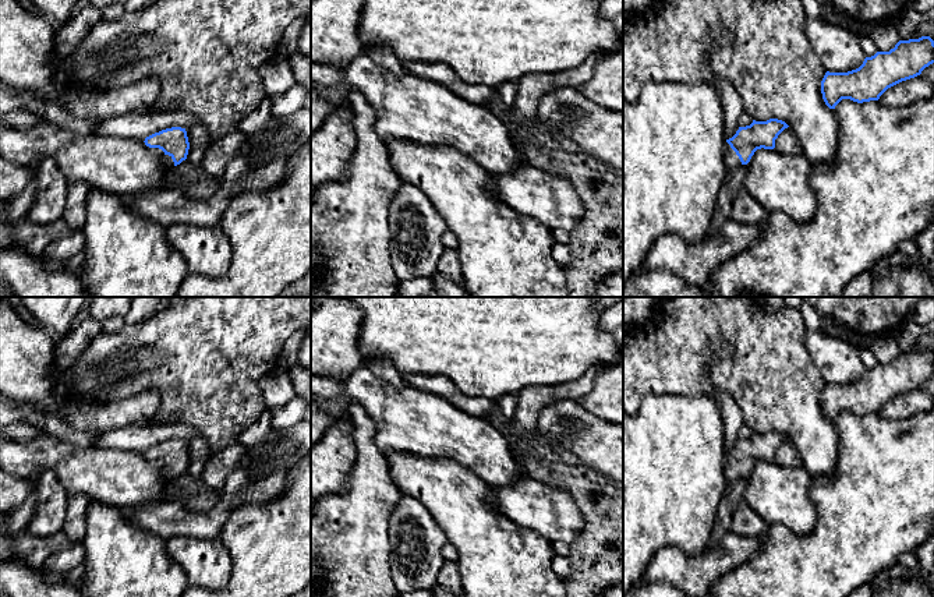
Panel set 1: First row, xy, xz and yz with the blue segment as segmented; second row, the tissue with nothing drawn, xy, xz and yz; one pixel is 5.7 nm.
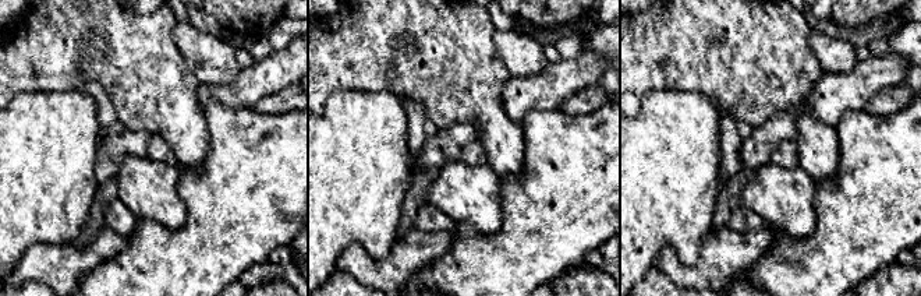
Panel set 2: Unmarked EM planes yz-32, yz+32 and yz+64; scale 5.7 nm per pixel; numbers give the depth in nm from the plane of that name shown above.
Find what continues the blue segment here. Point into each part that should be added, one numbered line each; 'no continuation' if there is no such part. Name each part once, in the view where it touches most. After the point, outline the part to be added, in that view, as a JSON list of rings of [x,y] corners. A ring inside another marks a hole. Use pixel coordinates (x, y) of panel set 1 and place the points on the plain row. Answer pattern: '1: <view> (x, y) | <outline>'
1: yz (731, 472) | [[[728,455],[725,458],[724,474],[725,474],[726,484],[730,484],[732,481],[742,477],[739,469],[736,467],[736,464],[730,460],[730,458]]]

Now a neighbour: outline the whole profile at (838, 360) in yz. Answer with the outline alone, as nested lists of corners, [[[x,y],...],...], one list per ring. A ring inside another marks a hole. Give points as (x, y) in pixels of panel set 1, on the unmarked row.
[[[807,331],[804,342],[825,384],[848,385],[863,377],[866,367],[862,361],[862,349],[852,339]]]

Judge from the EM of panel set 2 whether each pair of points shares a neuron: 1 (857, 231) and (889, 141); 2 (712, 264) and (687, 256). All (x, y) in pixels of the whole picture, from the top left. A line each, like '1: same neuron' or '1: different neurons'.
1: same neuron
2: different neurons

